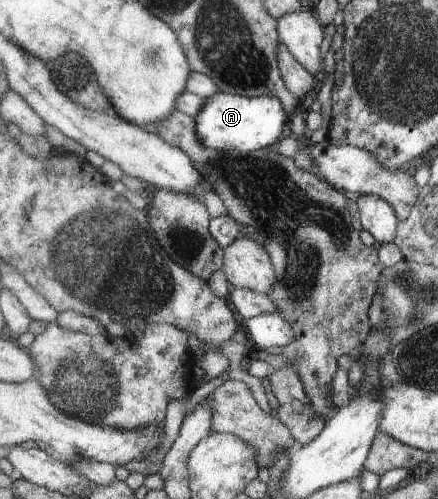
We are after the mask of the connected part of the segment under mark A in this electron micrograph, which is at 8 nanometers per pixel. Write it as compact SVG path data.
M217 91L212 97L205 99L200 113L195 117L198 137L210 149L221 152L253 153L264 148L275 146L281 132L284 132L285 122L288 122L281 101L275 97L246 97Z

